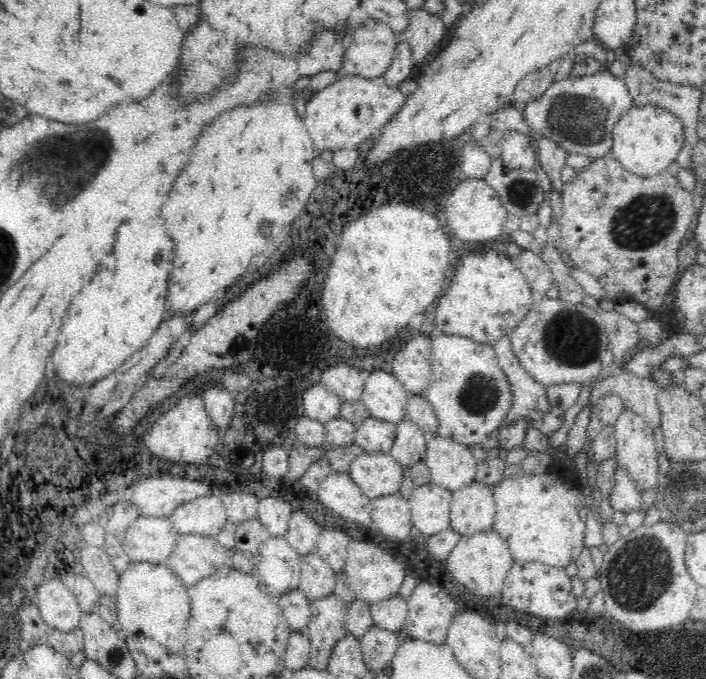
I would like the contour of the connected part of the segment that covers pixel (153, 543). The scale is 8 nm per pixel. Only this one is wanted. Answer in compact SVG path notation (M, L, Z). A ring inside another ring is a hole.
M144 518L142 524L134 524L126 536L123 546L132 560L142 560L152 564L170 558L170 550L176 544L176 532L166 518Z

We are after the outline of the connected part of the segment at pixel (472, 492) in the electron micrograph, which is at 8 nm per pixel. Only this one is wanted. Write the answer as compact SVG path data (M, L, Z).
M486 478L477 479L452 492L450 527L452 536L469 535L493 528L495 502Z

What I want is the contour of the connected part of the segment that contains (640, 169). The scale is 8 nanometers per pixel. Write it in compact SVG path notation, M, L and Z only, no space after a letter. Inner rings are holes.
M664 105L633 106L613 127L610 155L640 177L652 178L666 172L668 166L676 161L684 142L682 120Z

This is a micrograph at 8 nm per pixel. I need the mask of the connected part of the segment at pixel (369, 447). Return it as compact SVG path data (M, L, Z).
M361 416L356 421L354 446L360 452L390 453L396 427L394 423L376 417Z

